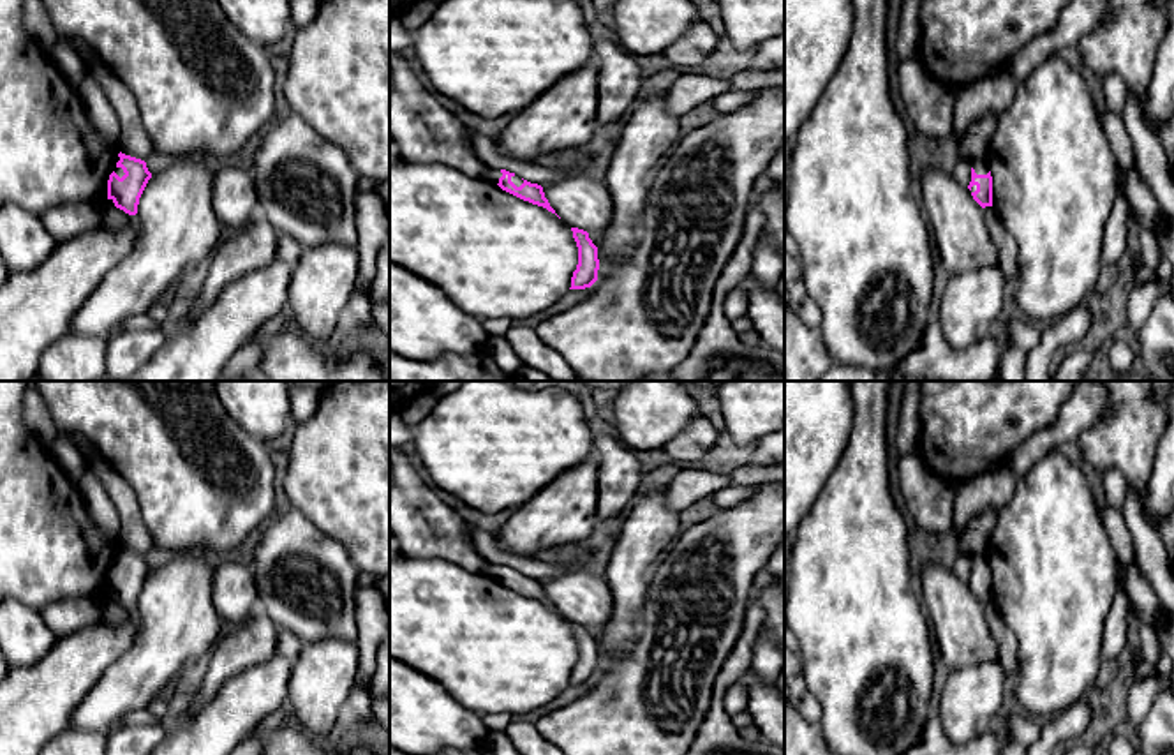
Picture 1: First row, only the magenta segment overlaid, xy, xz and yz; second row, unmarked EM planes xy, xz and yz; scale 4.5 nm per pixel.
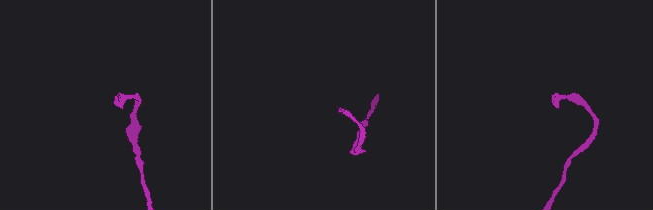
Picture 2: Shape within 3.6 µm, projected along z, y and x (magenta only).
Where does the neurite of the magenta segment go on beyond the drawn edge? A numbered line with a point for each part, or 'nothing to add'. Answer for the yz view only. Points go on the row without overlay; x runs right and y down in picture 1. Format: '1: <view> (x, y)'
1: yz (972, 542)

